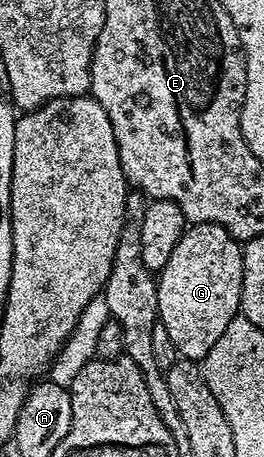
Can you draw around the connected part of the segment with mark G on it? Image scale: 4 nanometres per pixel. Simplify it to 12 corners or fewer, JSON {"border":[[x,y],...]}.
{"border":[[188,225],[157,274],[159,325],[202,360],[239,314],[243,247]]}

